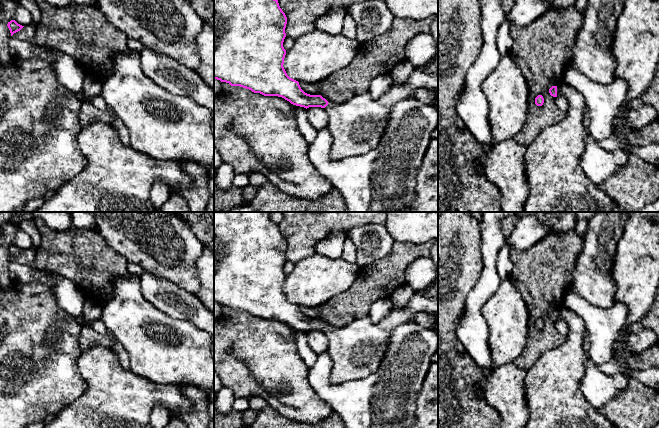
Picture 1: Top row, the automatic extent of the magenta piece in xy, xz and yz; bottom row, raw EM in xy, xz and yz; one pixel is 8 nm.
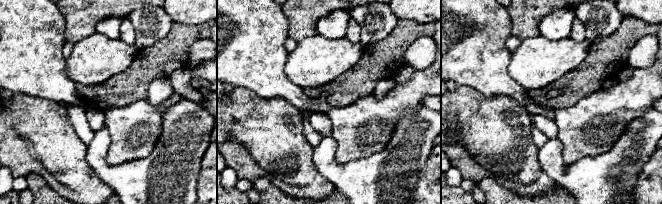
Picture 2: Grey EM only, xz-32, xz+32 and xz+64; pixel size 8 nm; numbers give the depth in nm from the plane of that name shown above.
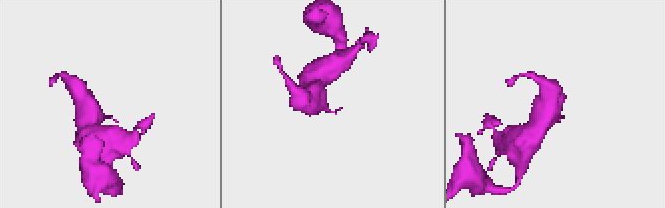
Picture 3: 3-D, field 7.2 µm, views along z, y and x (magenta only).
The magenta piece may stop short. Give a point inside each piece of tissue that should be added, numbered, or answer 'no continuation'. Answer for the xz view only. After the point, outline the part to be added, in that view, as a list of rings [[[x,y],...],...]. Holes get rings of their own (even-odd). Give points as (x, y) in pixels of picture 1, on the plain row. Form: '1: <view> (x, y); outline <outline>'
1: xz (356, 350); outline [[[426,291],[414,292],[404,309],[393,307],[391,313],[375,323],[369,316],[357,319],[344,327],[329,326],[324,332],[328,339],[328,354],[333,362],[329,380],[333,384],[345,383],[368,377],[376,372],[384,358],[392,331],[404,324],[415,322],[417,313],[438,315],[438,295],[430,298]]]

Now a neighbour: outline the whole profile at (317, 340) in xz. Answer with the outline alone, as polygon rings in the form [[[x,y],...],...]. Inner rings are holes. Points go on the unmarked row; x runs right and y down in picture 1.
[[[307,332],[307,341],[311,349],[317,354],[324,353],[328,350],[328,339],[324,332]]]

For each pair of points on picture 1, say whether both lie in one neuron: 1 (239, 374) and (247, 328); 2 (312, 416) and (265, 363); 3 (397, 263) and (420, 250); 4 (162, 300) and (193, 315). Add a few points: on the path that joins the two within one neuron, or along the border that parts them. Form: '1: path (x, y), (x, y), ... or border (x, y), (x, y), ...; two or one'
1: path (247, 363), (247, 339); one
2: path (300, 401), (291, 381), (280, 376); one
3: path (403, 257), (408, 252), (414, 251); one
4: path (170, 300), (185, 307); one

